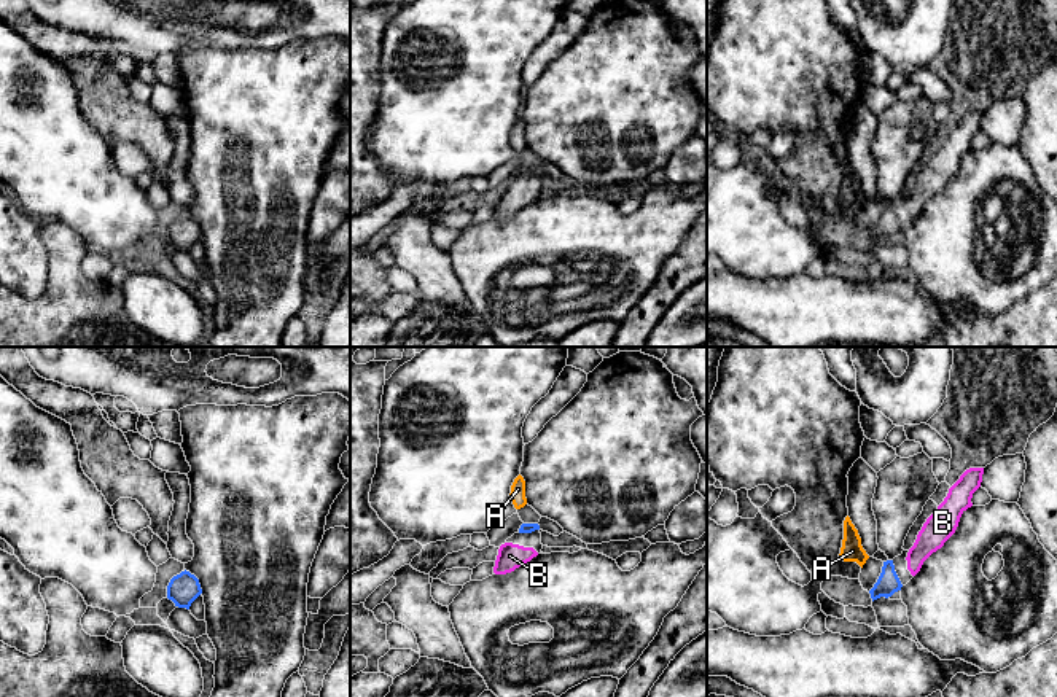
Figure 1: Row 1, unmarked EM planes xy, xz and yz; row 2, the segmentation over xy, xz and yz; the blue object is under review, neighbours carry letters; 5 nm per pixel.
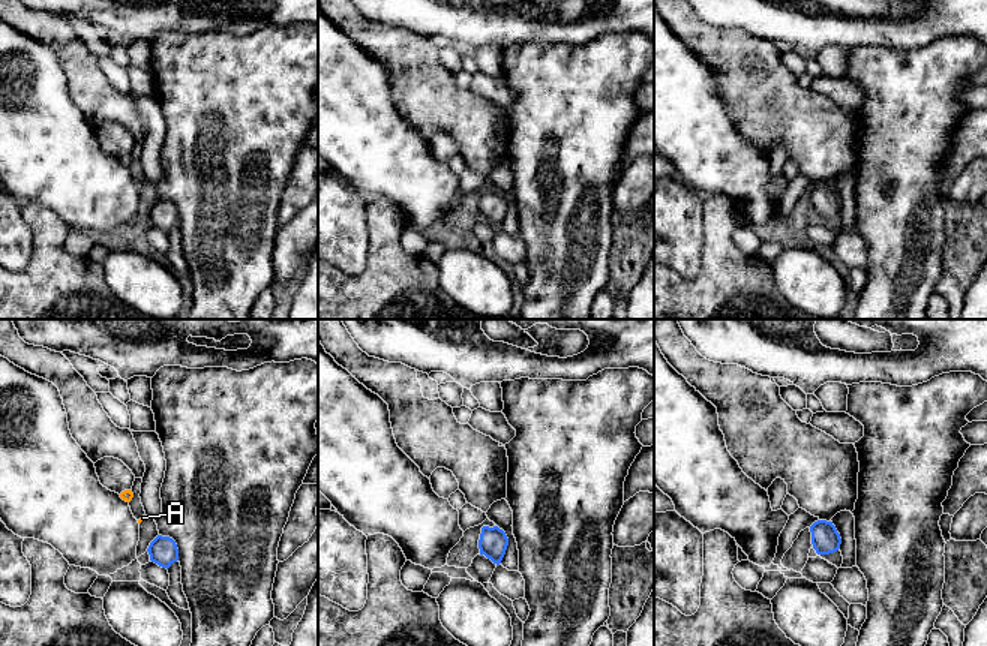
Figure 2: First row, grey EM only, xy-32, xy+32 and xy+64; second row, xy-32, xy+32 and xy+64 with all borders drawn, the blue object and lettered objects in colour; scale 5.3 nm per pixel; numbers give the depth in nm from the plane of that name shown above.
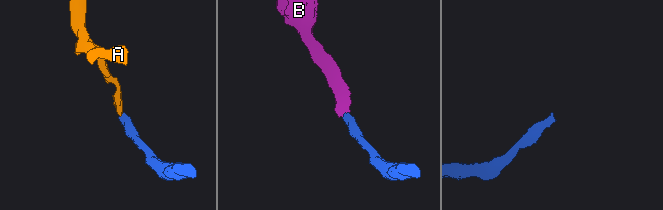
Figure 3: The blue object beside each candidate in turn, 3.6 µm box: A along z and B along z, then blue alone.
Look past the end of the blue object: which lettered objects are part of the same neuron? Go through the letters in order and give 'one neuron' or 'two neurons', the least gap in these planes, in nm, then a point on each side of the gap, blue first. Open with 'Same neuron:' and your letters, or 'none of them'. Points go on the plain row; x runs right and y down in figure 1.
Same neuron: B
A: two neurons; 80 nm apart; from blue across xz (522, 167), (519, 151)
B: one neuron; 60 nm apart; from blue across xz (519, 175), (518, 188)

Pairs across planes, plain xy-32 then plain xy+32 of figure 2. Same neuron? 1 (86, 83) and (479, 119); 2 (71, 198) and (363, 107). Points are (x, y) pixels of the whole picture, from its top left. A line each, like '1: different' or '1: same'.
1: same
2: same

